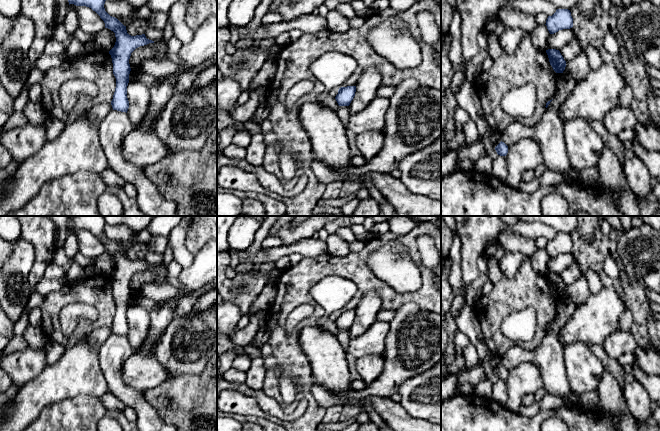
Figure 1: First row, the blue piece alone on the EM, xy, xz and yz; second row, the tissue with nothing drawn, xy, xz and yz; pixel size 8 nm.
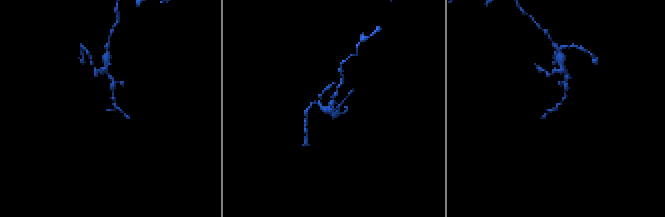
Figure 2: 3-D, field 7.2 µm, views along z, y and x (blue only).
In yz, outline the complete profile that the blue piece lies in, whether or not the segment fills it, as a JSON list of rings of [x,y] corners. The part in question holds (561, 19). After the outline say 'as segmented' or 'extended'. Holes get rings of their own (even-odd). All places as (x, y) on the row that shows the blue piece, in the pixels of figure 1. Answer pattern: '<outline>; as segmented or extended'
[[[557,9],[552,16],[548,16],[545,25],[547,26],[550,34],[554,34],[559,30],[572,28],[573,18],[570,10]]]; as segmented

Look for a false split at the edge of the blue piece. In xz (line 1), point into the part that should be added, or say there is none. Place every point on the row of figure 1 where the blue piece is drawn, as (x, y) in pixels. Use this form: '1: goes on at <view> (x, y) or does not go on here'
1: does not go on here

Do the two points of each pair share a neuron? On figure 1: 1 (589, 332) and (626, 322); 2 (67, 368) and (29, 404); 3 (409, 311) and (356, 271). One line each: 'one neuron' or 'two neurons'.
1: two neurons
2: one neuron
3: two neurons

